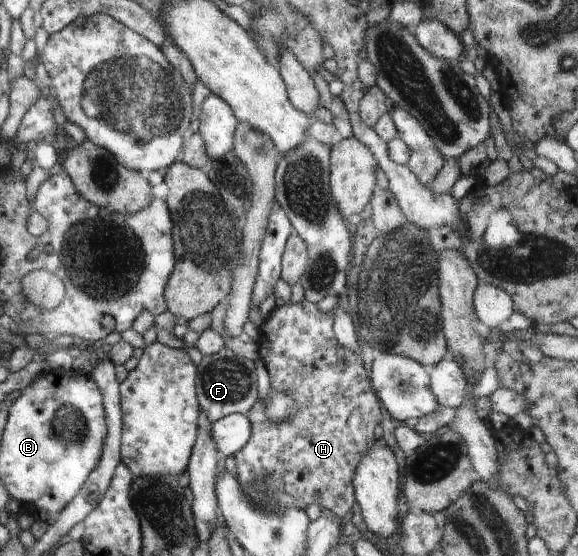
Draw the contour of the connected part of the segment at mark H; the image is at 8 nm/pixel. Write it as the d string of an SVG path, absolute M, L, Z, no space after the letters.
M304 299L302 302L292 303L287 302L282 307L277 307L272 315L259 326L259 335L257 340L258 360L263 362L263 365L268 371L272 388L277 391L288 393L292 395L299 404L298 412L285 423L273 423L265 413L265 403L260 399L252 405L252 408L245 414L251 424L251 435L249 441L240 449L237 450L233 457L236 461L236 480L245 493L245 497L253 507L263 509L264 513L270 515L278 515L283 513L286 507L292 507L305 511L308 505L318 504L321 508L332 510L335 516L339 519L344 518L348 514L348 510L354 506L355 490L353 487L353 476L359 460L371 449L375 444L374 428L381 423L382 420L382 406L375 390L372 388L371 380L366 375L364 363L360 352L354 352L345 346L339 344L333 331L333 311L324 313L320 312L318 305L311 303Z

